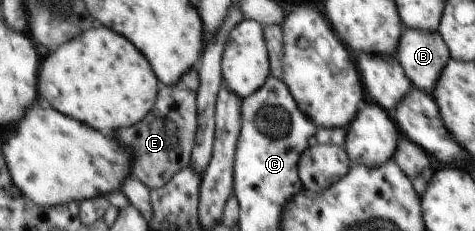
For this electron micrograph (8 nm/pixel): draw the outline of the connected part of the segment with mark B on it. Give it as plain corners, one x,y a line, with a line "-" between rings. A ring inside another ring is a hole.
404,27
394,56
401,63
410,83
432,94
443,67
449,61
450,51
439,32

